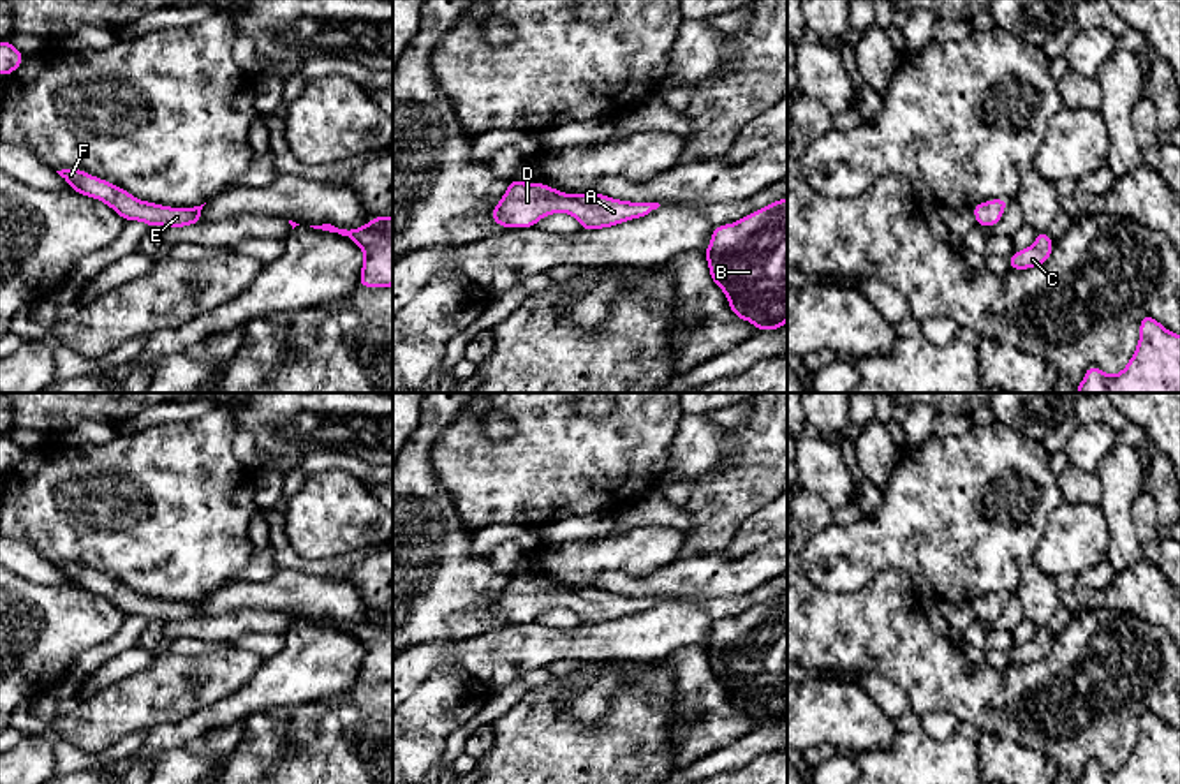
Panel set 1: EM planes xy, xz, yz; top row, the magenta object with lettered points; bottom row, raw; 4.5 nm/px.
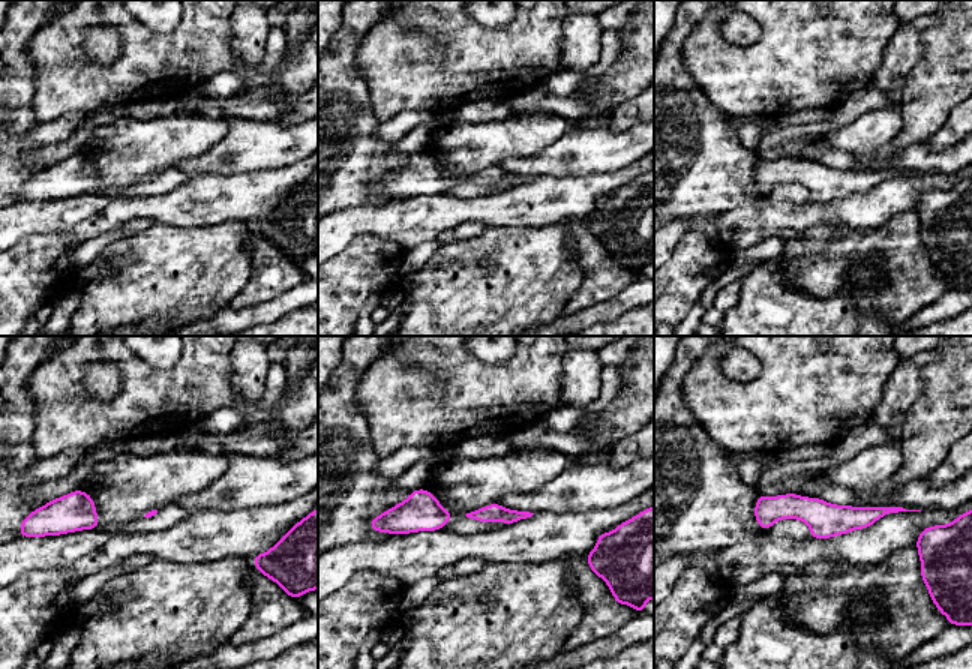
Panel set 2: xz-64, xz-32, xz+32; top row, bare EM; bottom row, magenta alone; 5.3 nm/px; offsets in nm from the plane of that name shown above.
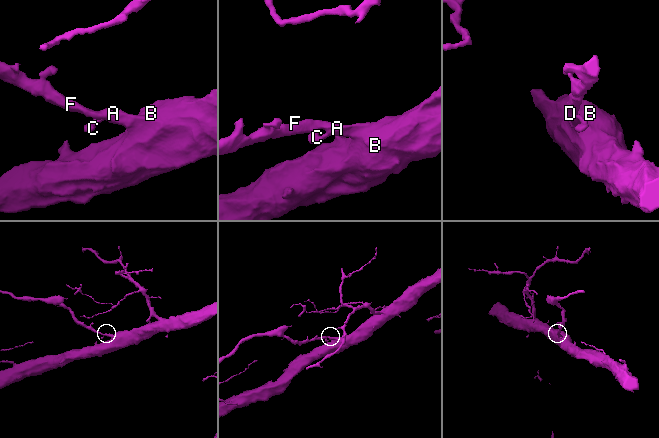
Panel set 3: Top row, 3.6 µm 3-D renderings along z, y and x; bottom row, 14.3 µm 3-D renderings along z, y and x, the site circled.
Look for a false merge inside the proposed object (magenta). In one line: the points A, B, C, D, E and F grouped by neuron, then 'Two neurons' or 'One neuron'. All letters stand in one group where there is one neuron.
Groups: A B C D E F. One neuron

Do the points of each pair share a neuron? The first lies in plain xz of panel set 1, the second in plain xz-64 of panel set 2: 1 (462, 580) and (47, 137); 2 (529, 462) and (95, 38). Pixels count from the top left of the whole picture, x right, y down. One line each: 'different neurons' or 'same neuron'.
1: different neurons
2: different neurons

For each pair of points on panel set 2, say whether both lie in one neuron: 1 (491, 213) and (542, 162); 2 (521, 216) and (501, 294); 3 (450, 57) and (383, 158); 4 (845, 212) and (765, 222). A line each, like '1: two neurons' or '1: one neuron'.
1: two neurons
2: two neurons
3: two neurons
4: one neuron

